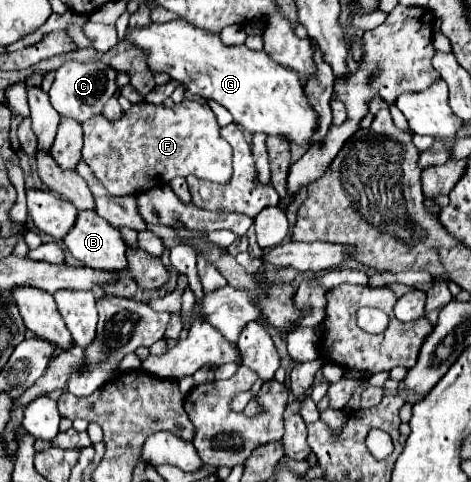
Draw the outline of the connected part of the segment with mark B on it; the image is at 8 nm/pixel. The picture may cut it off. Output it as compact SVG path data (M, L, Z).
M81 211L77 223L73 225L73 231L69 231L63 243L71 251L71 255L85 267L97 271L113 271L113 273L121 273L127 269L127 259L125 259L127 247L121 239L121 233L115 227L109 227L109 223L105 223L105 219L101 219L95 211Z

